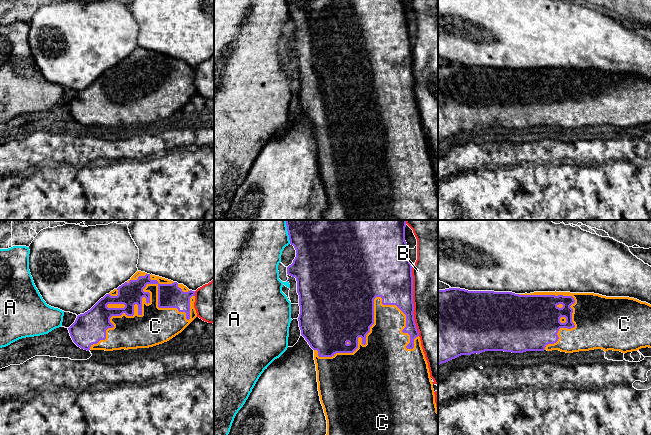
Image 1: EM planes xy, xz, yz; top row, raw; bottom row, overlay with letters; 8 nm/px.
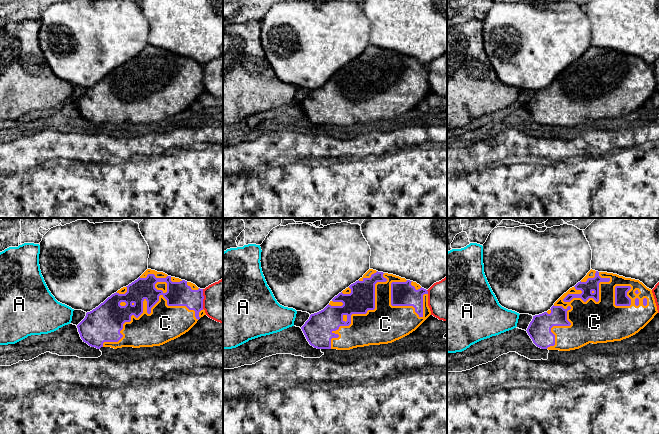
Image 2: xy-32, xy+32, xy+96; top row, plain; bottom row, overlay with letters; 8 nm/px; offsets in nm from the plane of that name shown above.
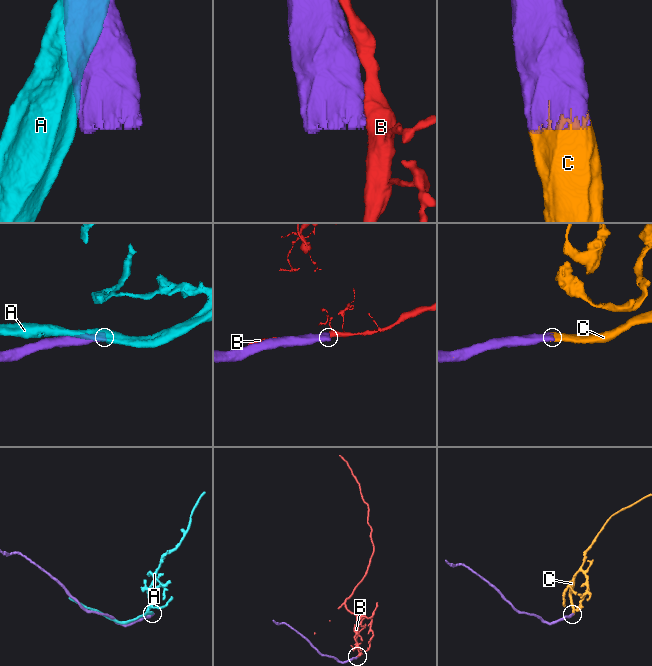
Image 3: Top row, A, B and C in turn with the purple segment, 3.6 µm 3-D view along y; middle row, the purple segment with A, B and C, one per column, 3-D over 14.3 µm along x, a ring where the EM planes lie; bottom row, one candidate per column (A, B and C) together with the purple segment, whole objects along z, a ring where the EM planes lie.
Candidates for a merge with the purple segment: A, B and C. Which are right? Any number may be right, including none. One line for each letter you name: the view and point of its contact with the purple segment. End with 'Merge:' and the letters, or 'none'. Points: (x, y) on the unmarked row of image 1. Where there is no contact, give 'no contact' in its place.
C: xy (148, 78)
Merge: C

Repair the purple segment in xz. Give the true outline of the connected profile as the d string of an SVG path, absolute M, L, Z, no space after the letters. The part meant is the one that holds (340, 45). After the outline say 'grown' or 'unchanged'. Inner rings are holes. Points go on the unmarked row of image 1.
M286 0L290 20L296 26L287 50L295 53L299 71L301 111L314 126L320 177L327 196L323 220L438 220L438 187L428 139L414 96L413 41L405 17L406 0Z; grown

